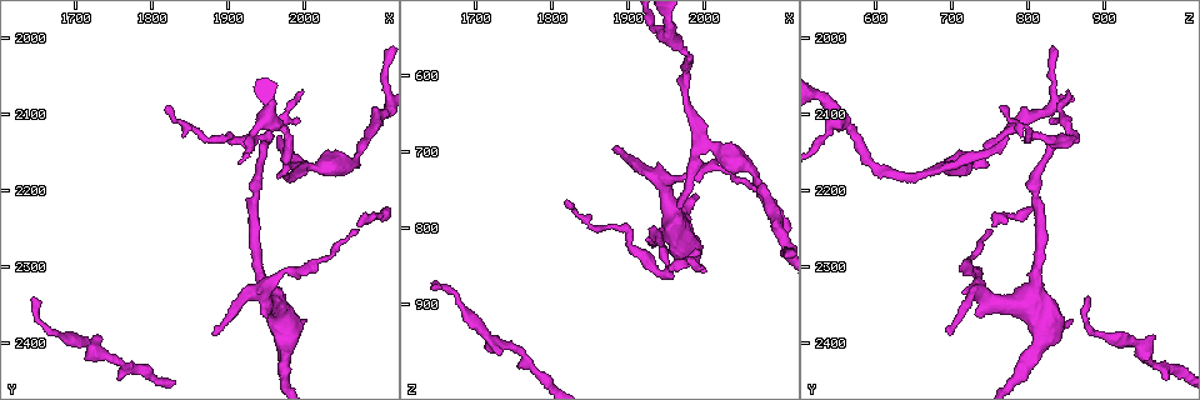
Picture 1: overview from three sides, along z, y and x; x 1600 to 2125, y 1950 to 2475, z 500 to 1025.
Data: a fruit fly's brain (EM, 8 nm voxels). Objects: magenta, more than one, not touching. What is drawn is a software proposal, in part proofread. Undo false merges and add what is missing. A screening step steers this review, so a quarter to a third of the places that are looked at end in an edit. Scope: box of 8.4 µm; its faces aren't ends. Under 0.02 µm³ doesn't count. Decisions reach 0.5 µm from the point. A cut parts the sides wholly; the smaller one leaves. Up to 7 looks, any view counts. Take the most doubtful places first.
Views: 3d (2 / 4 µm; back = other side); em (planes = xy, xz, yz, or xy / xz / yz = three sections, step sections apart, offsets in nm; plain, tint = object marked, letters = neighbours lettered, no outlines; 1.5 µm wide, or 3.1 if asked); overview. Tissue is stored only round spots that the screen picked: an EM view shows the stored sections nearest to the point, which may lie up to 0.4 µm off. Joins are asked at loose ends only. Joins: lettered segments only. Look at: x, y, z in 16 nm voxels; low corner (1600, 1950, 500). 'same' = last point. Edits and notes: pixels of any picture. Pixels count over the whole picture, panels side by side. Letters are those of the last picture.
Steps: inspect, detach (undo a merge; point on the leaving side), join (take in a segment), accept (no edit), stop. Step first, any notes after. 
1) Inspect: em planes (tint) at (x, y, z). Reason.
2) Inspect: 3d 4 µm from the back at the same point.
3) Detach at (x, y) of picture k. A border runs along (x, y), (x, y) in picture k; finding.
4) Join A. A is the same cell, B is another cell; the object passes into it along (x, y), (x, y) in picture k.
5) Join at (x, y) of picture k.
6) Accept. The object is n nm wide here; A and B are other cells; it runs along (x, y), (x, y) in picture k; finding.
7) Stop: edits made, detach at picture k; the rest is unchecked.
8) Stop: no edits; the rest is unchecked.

Inspect: 3d 2 µm at (1990, 2110, 830). Tapers out.

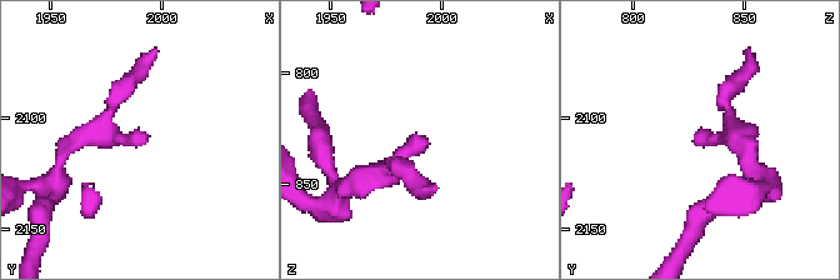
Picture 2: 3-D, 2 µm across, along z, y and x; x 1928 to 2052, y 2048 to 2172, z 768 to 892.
Inspect: em xy step 8 (letters) at (1995, 2106, 832).

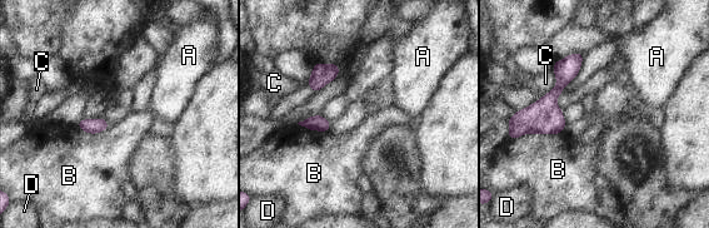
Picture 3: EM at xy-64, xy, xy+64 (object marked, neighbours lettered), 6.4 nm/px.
Accept. A, B, C and D are other cells; a border runs along (562, 132), (524, 133), (520, 137) in picture 3; no lettered segment goes on from it.

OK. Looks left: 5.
Inspect: 3d 2 µm from the back at (1880, 2390, 695). Free end.

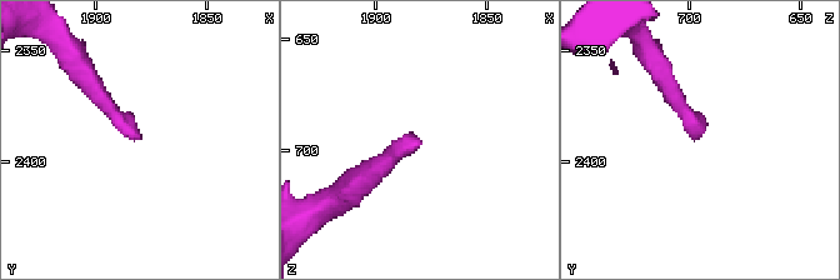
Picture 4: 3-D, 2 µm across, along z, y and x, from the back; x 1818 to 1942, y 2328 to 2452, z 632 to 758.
Inspect: em xy step 4 (tint) at (1881, 2388, 696).

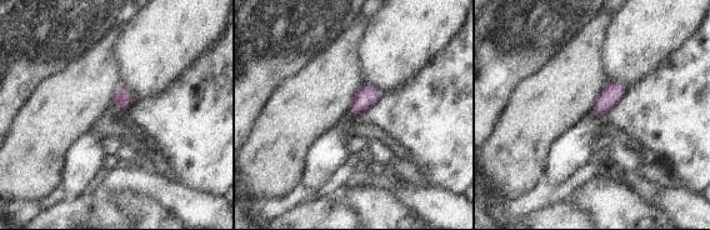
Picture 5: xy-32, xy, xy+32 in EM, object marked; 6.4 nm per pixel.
Inspect: em planes (letters) at the same point. Cut it another way.

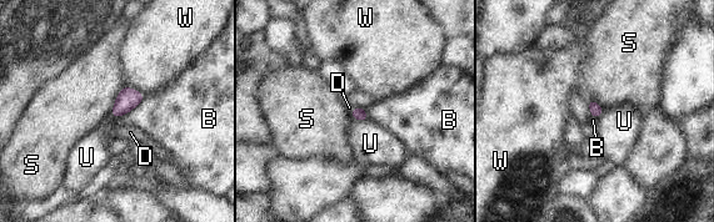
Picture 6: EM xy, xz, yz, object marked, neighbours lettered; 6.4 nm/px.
Join D. D is the same cell, B, S, U and W are other cells; the object passes into it along (595, 110), (595, 116), (590, 130) in picture 6; the neuron continues.

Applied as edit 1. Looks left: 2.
Stop: edits made, join at picture 6; the rest is unchecked.

